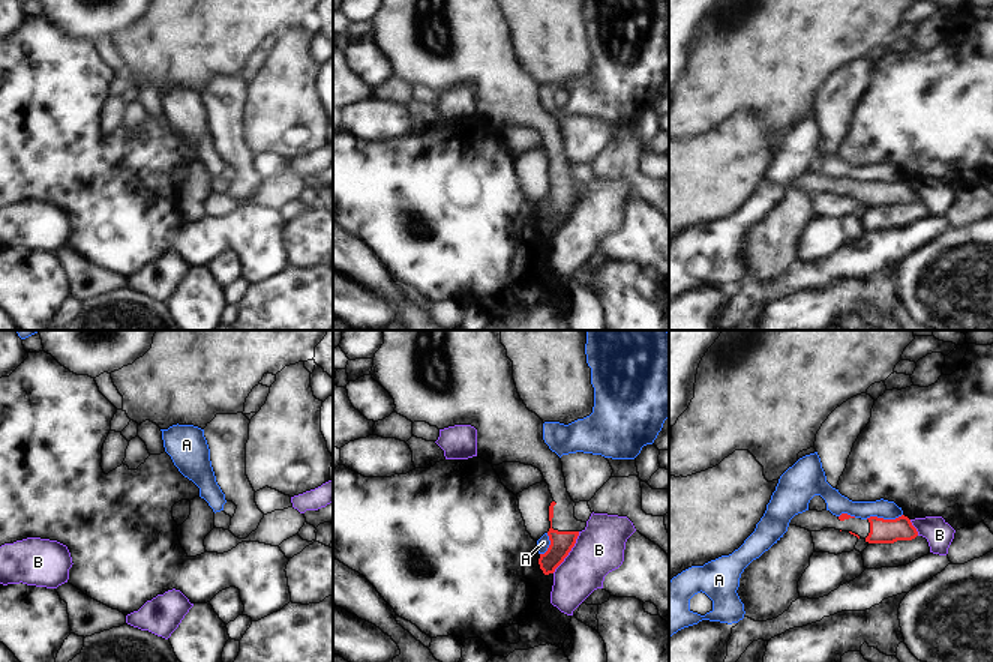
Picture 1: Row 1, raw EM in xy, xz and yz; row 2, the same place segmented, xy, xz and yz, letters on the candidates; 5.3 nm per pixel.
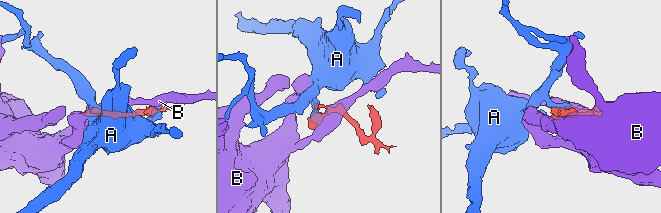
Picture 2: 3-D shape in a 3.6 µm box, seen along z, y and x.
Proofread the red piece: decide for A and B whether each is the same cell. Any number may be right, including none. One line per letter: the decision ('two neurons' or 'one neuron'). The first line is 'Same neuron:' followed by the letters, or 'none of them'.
Same neuron: none of them
A: two neurons
B: two neurons

